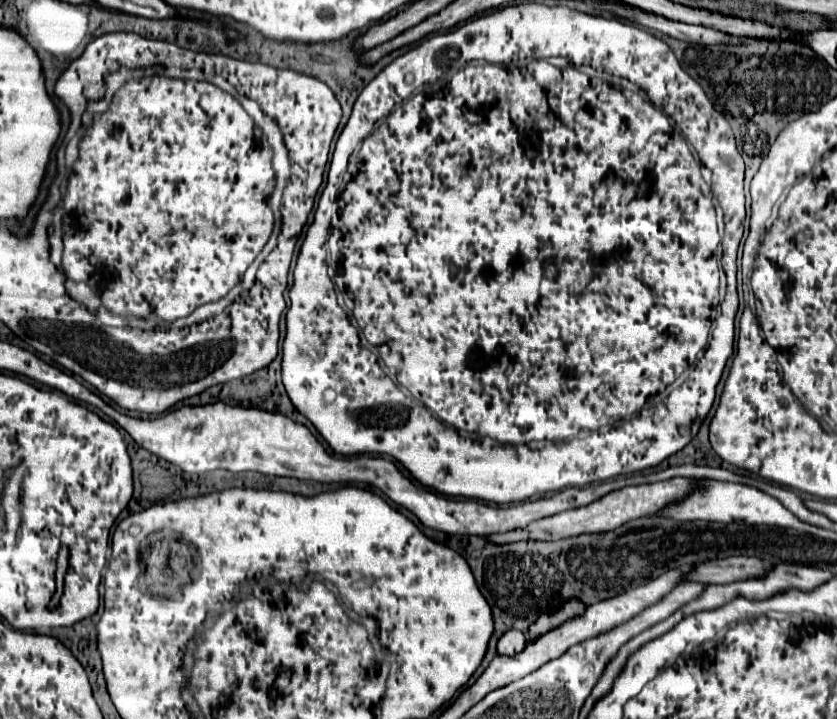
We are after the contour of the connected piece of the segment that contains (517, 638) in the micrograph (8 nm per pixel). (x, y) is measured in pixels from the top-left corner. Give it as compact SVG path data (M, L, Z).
M511 629L511 631L507 631L507 633L497 641L497 653L499 653L499 655L515 655L515 653L519 653L519 651L525 649L525 641L527 641L525 633Z

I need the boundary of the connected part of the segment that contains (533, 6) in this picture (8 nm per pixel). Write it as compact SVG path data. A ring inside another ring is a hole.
M527 3L527 5L507 5L507 7L503 7L495 13L473 17L471 21L467 21L465 25L461 25L453 31L433 35L433 37L425 39L421 45L417 45L415 49L411 49L409 53L405 53L405 55L397 57L393 63L389 63L361 91L359 99L355 101L351 119L349 119L349 123L345 125L345 129L341 131L341 135L337 139L337 147L335 147L335 153L333 153L331 159L327 185L323 189L321 199L319 199L319 207L315 211L315 221L313 221L313 225L309 225L307 237L305 237L303 247L299 251L297 267L295 267L295 273L293 273L295 281L293 281L293 287L289 291L291 307L287 311L287 337L285 337L285 343L283 343L283 385L285 385L285 391L287 391L289 399L293 401L293 405L297 407L297 411L303 413L319 429L319 433L323 435L323 439L331 445L331 449L335 453L345 453L345 455L347 453L351 453L351 455L357 455L357 453L389 455L389 457L397 459L405 469L409 469L409 473L419 483L423 483L425 487L431 487L431 489L435 489L443 495L451 495L451 497L483 499L483 501L491 501L491 503L513 503L513 501L529 499L529 497L539 495L539 493L559 491L559 489L575 487L575 485L583 487L587 483L605 481L605 479L611 479L615 475L625 475L625 473L635 473L635 471L641 471L641 469L647 469L647 467L655 467L663 459L667 459L673 453L681 451L697 435L697 431L701 427L701 421L707 417L709 409L713 407L715 385L719 383L719 379L723 375L727 359L733 355L733 319L735 319L735 311L737 311L737 249L739 249L739 241L743 237L743 221L745 221L746 216L743 177L745 177L745 163L743 163L741 153L737 151L735 135L733 135L731 125L727 123L727 119L721 113L715 111L711 101L705 97L705 91L701 89L701 85L681 69L677 57L667 47L667 43L663 43L655 35L635 27L635 24L623 23L615 17L603 17L603 15L589 15L589 13L573 11L573 9L561 7L561 5L549 7L549 5L539 5L539 3ZM629 83L635 83L635 87L639 91L633 91ZM667 117L671 117L675 121L675 127L671 127ZM687 141L697 149L703 165L711 169L711 173L713 173L713 177L711 177L713 197L717 199L725 214L725 235L721 243L723 245L721 265L725 275L727 275L727 303L720 304L720 315L717 315L717 305L719 305L717 247L719 247L721 237L717 233L717 221L715 221L715 207L713 207L713 199L711 199L711 189L705 183L705 179L701 175L701 165L695 161L693 153L689 151ZM335 285L339 287L339 291L343 291L345 305L351 309L351 315L355 317L359 329L355 329L349 315L339 307L337 295L335 295ZM715 317L717 317L717 327L713 327L711 345L705 349ZM359 331L365 335L367 343L377 349L377 355L375 355L375 351L367 349L361 343ZM703 349L705 349L705 353L697 361L697 371L695 369L689 371L687 379L683 383L675 385L675 391L669 391L669 387L673 387L673 383L681 377L681 373L687 371L691 365L695 365L695 359ZM379 359L383 359L383 363L387 367L387 373L381 369ZM325 389L333 389L337 393L333 403L325 403L325 399L323 399Z

